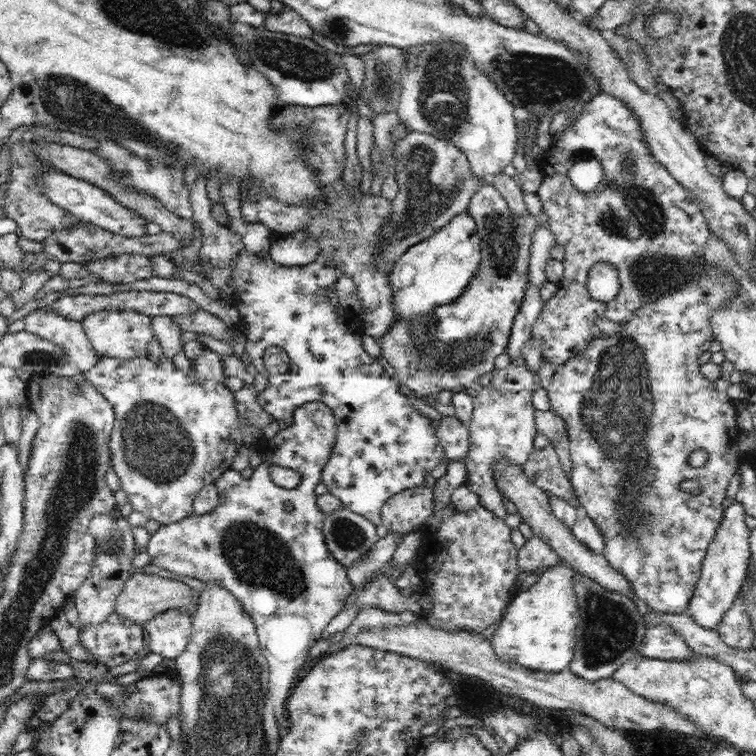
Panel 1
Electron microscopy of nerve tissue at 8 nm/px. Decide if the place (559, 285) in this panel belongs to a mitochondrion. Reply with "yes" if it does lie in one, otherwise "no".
no

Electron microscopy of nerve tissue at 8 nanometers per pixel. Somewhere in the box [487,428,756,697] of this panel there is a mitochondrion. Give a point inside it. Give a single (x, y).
(609, 629)

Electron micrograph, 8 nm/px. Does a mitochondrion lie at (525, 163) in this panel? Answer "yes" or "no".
no

